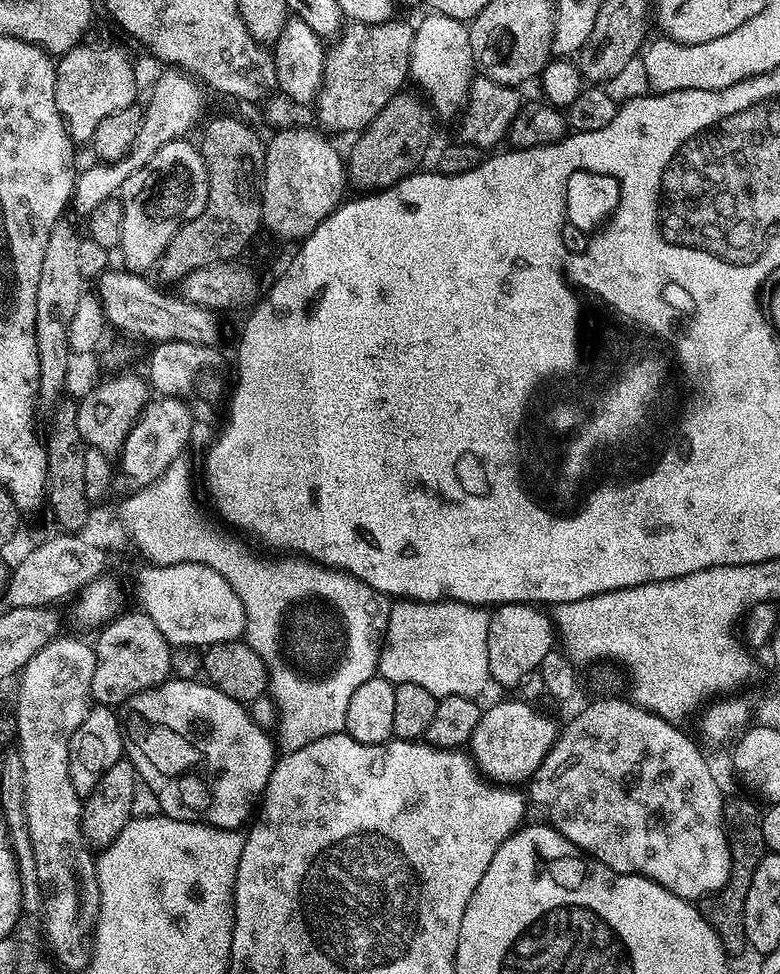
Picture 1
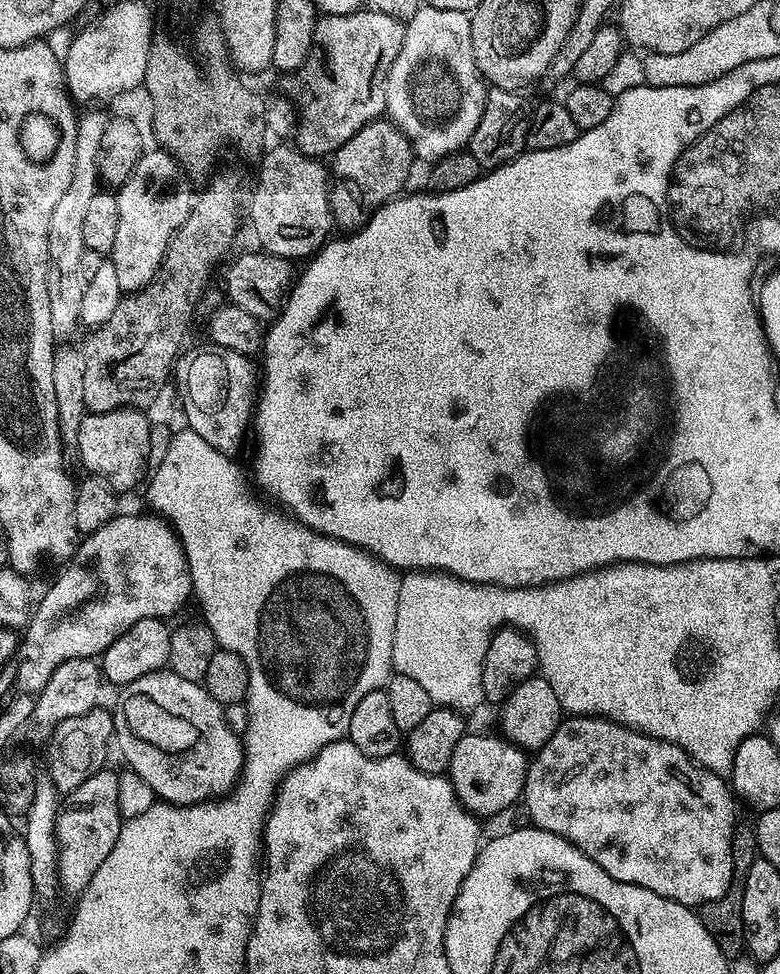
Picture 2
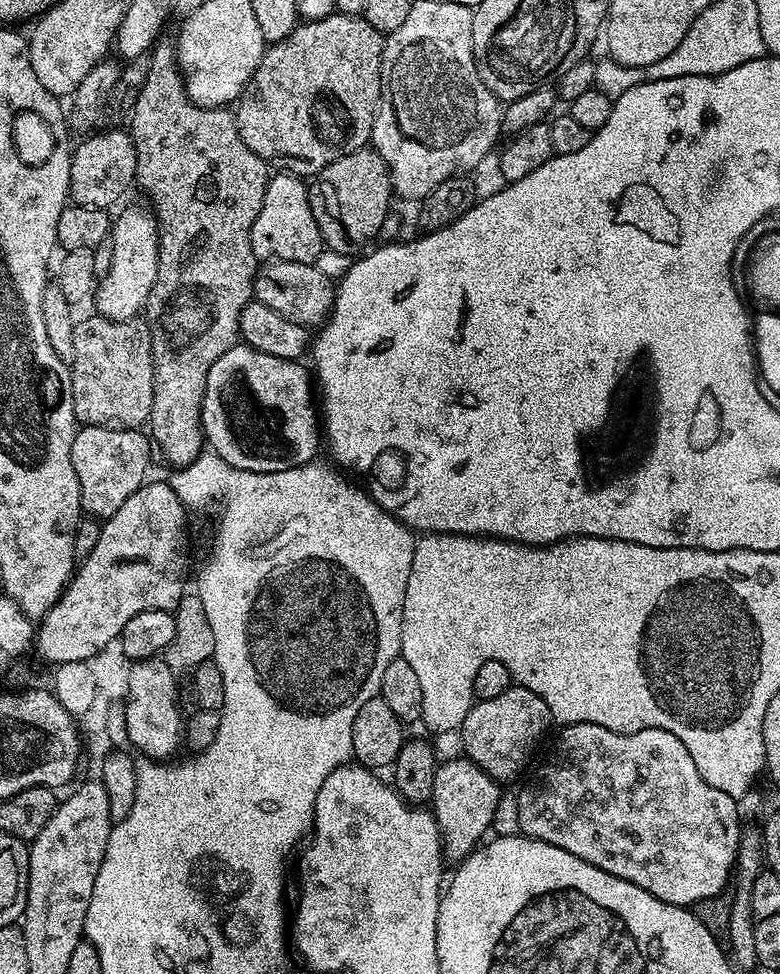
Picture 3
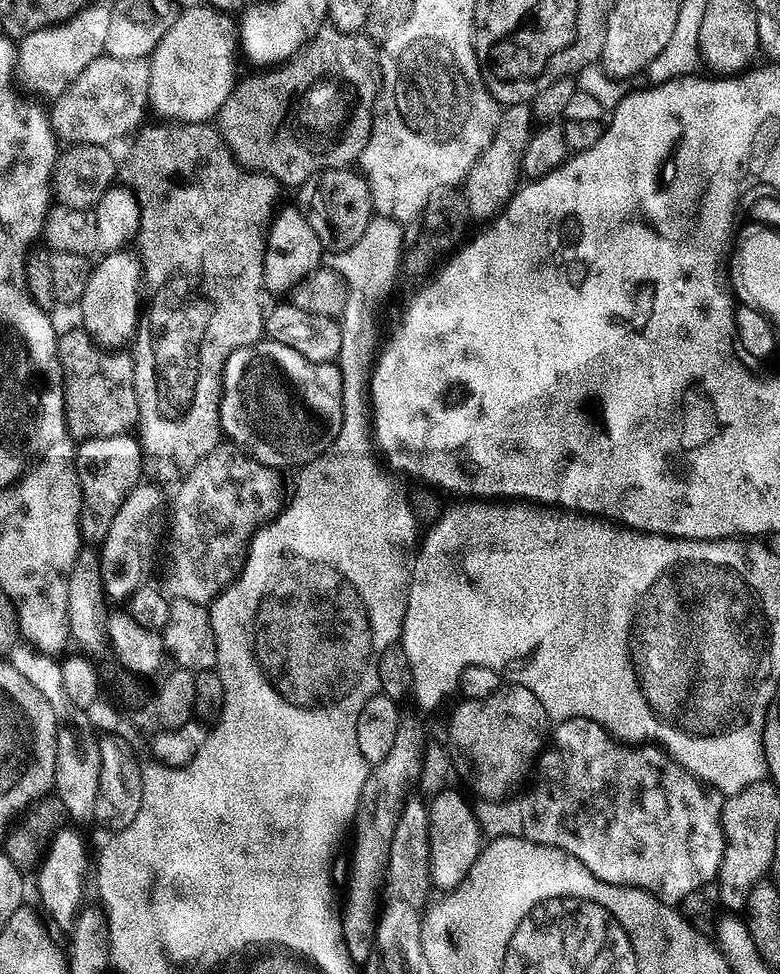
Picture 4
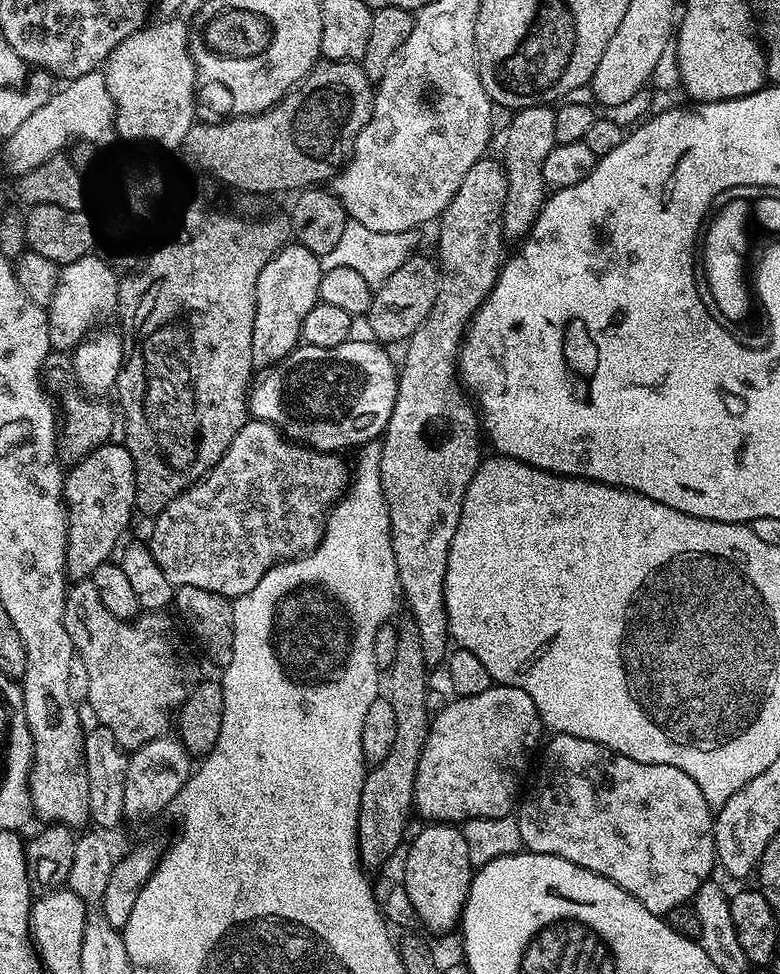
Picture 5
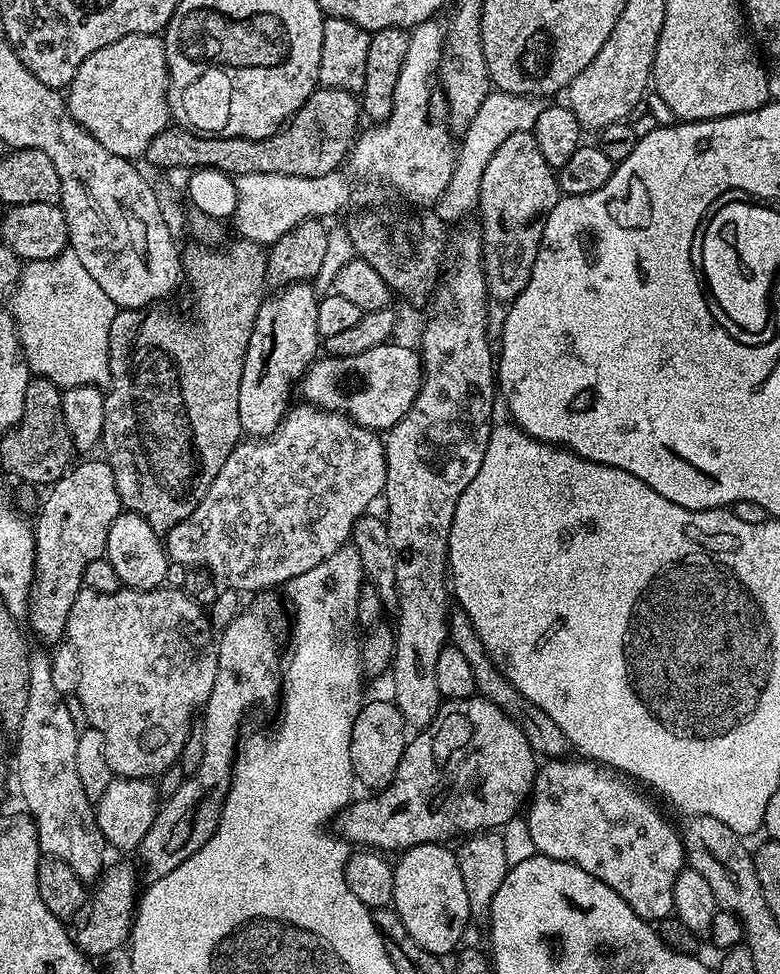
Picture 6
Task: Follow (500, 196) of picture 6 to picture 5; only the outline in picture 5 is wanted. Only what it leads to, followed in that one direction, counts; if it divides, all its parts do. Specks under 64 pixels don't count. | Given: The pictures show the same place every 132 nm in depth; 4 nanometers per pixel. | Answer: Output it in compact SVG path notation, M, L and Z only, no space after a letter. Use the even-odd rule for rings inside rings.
M539 104L519 109L508 124L508 133L504 136L504 156L502 163L508 189L502 214L503 234L509 241L516 242L528 235L536 216L542 210L546 199L546 189L542 182L542 162L546 154L557 144L554 138L554 118L556 108Z

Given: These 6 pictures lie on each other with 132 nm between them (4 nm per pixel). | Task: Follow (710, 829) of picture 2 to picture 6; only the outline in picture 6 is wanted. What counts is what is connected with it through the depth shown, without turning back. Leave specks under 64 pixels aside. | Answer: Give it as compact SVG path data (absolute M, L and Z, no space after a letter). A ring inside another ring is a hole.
M548 758L536 769L536 780L532 783L530 803L526 808L526 813L528 812L528 836L532 839L533 846L536 847L533 849L535 849L539 855L558 858L562 862L576 864L582 870L586 870L586 874L594 874L594 878L606 882L606 886L610 886L610 890L614 890L614 894L618 894L622 898L622 902L626 902L626 906L630 906L630 910L634 910L634 914L638 914L638 918L649 922L659 922L669 919L669 917L673 915L674 882L678 878L680 871L686 866L684 859L684 842L678 828L675 828L675 826L656 809L656 804L650 797L643 796L643 794L639 792L641 789L629 783L623 775L617 774L615 771L609 770L604 766L599 768L599 766L596 765L599 763L593 762L588 758L583 758L584 760L572 759L573 758Z

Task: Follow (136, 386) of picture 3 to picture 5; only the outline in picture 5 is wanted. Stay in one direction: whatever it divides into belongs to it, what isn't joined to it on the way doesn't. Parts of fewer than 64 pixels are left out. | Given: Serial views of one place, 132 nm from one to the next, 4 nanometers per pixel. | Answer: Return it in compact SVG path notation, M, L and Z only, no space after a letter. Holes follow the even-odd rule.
M49 351L44 359L42 379L49 397L58 405L56 459L61 465L71 466L82 462L82 458L113 439L111 410L104 405L103 399L85 396L84 391L76 385L72 358L67 351Z

